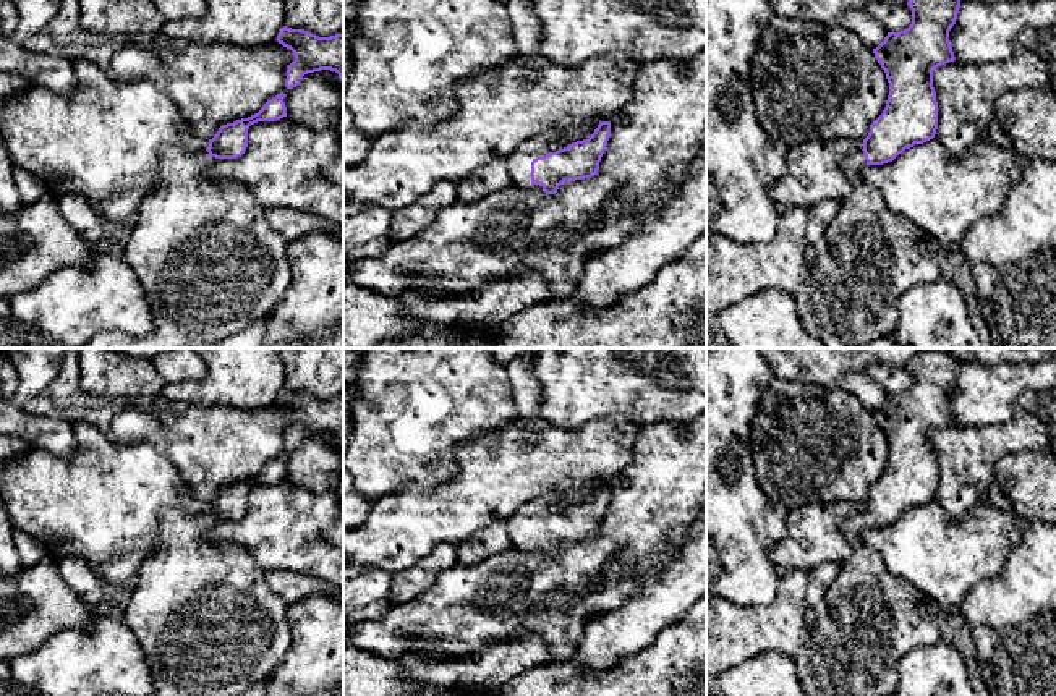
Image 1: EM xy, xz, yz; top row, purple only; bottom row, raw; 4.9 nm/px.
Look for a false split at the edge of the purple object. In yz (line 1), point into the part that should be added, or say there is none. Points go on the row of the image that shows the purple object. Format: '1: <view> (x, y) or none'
1: yz (870, 256)

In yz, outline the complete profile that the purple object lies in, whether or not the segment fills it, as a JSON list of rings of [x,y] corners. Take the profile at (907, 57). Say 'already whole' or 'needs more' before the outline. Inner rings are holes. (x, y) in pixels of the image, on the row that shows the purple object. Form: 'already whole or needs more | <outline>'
needs more | [[[909,0],[907,5],[912,10],[912,24],[904,31],[888,32],[873,49],[889,83],[886,107],[870,125],[863,147],[841,162],[850,193],[839,202],[839,212],[823,240],[810,248],[800,290],[794,296],[803,327],[826,348],[857,348],[891,335],[897,325],[901,296],[913,285],[941,278],[938,241],[892,212],[879,189],[862,175],[865,165],[892,162],[905,149],[933,139],[938,129],[933,70],[956,60],[949,31],[956,24],[960,0]]]

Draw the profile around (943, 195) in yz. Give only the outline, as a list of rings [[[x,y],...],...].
[[[933,138],[905,149],[892,162],[865,165],[862,175],[865,181],[879,189],[888,209],[931,235],[939,246],[954,249],[980,219],[1001,210],[1009,189],[1020,180],[1020,165],[1014,147],[1004,149],[986,141],[977,141],[960,157],[954,157]]]

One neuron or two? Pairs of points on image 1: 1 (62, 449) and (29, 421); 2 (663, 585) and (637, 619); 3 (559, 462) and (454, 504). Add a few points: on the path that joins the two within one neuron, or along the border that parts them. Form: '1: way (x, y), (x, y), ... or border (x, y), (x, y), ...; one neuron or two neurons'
1: way (54, 441), (38, 429); one neuron
2: way (663, 593), (645, 611); one neuron
3: way (533, 462), (522, 462), (502, 470), (480, 492); one neuron

